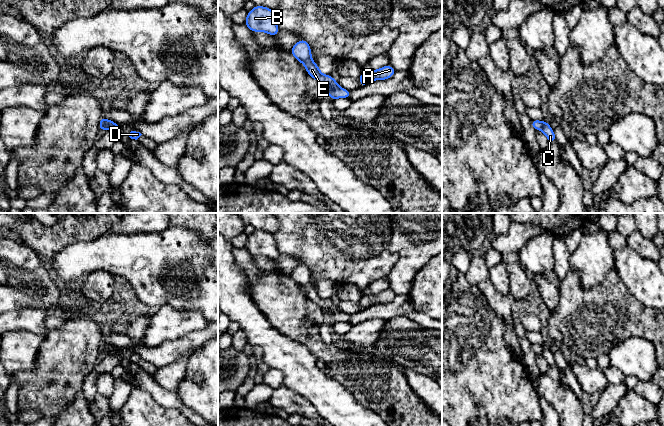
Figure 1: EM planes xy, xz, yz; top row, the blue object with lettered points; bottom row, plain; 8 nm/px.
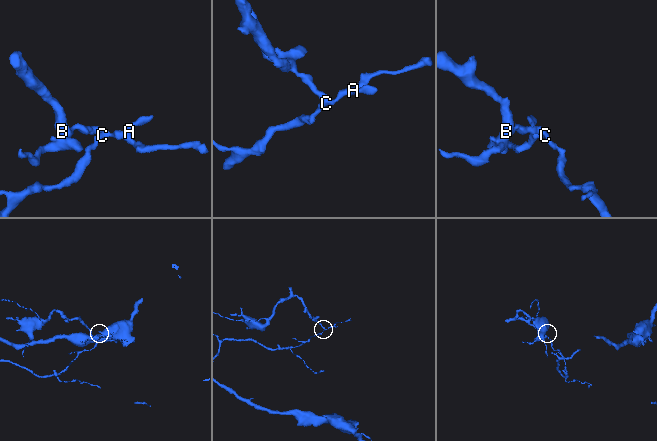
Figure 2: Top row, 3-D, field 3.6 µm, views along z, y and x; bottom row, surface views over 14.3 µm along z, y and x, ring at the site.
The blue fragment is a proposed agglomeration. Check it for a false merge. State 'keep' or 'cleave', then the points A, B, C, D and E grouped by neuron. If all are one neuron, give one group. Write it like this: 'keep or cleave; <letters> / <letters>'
cleave; A C D / B E

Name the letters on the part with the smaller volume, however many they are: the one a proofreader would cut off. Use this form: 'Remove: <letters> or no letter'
Remove: B, E

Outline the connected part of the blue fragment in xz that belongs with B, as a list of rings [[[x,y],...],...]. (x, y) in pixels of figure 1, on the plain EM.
[[[256,229],[248,236],[244,248],[251,256],[266,256],[272,260],[276,260],[279,252],[273,233]]]

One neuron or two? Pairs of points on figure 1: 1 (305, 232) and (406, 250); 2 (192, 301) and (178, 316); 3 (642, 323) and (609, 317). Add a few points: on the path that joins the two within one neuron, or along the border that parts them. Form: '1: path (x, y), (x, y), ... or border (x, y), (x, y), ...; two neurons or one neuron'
1: border (391, 224), (389, 249), (397, 261), (389, 271); two neurons
2: border (162, 305), (198, 310), (206, 320); two neurons
3: path (634, 320), (627, 317), (617, 317); one neuron

